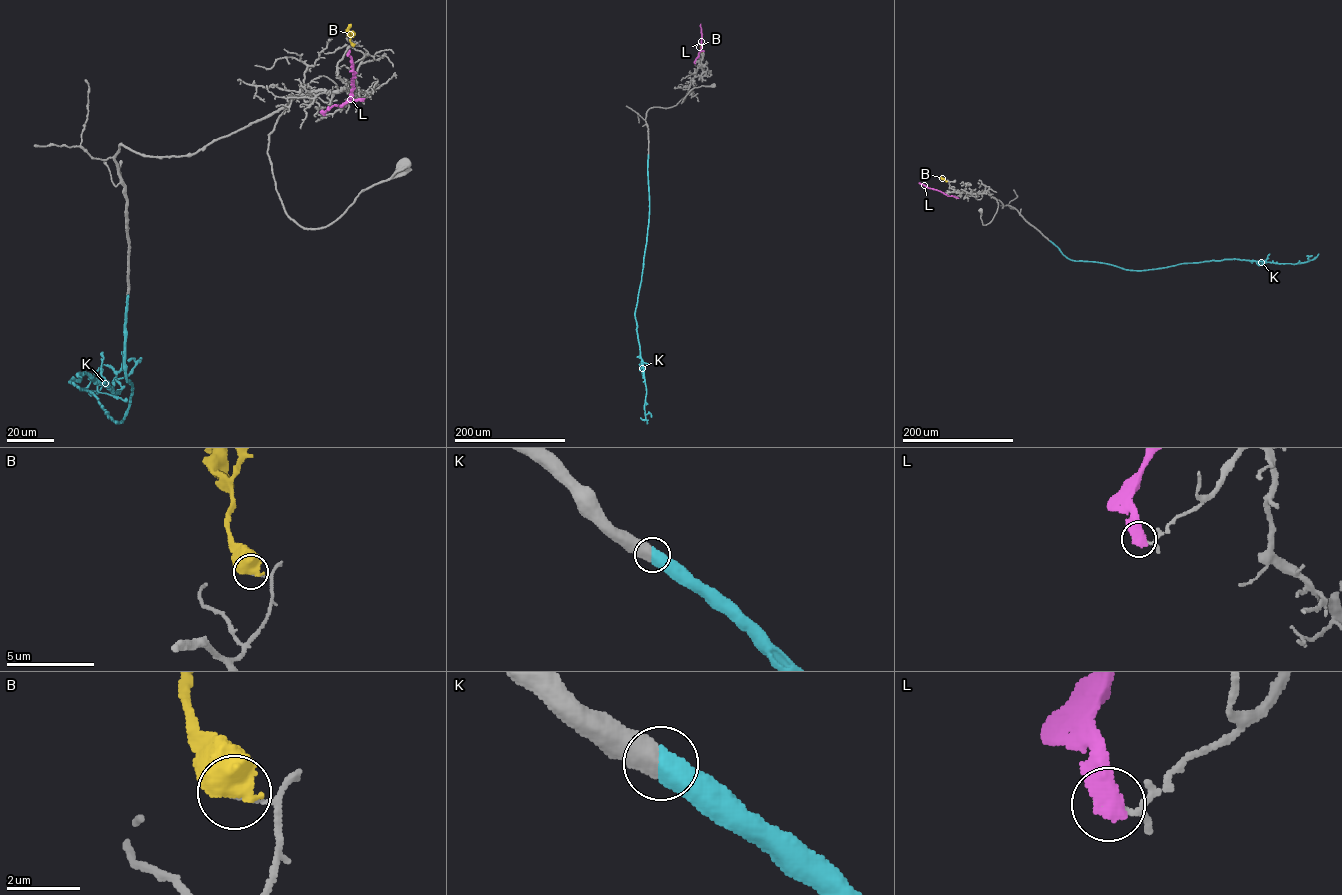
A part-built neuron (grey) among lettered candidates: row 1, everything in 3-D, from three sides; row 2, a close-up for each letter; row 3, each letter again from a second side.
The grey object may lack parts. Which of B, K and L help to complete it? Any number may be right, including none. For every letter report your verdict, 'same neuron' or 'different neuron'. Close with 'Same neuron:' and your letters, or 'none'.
B: different neuron
K: same neuron
L: different neuron
Same neuron: K

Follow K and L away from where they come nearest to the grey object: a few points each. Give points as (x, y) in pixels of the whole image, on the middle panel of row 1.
K: (648, 155), (649, 223), (635, 314), (646, 391), (645, 419), (640, 417)
L: (694, 63), (701, 48), (700, 23)

